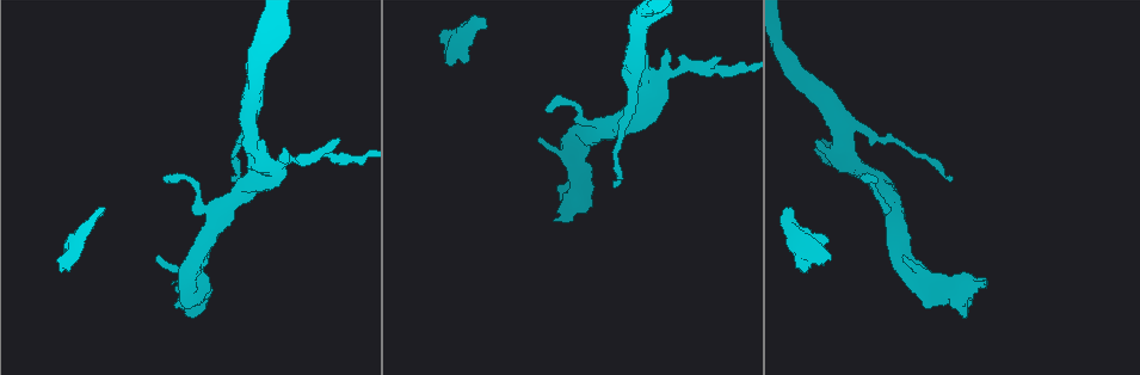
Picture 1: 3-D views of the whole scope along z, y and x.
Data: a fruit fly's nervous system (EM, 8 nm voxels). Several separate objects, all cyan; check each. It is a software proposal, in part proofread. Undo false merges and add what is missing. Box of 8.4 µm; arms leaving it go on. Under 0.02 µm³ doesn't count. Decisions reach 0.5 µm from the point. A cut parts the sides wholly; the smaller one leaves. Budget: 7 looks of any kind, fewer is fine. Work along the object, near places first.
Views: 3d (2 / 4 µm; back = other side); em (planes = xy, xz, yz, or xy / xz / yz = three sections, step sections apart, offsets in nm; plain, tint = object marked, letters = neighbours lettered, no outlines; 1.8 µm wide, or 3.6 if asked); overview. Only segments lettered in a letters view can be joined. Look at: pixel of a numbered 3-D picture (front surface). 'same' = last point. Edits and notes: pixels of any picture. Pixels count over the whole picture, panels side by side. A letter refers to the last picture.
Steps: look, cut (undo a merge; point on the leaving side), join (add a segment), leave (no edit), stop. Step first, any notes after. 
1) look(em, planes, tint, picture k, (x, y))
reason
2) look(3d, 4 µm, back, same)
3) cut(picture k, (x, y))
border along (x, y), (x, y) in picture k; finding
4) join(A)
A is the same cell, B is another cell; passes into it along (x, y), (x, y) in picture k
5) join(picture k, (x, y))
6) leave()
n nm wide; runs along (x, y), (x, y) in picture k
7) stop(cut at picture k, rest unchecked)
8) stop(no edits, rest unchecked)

look(3d, 2 µm, picture 1, (792, 207))
an open end

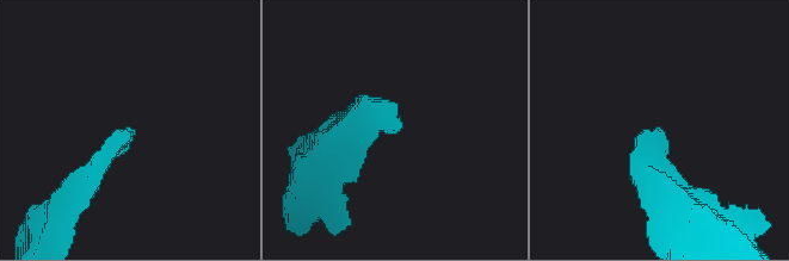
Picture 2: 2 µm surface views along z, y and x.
look(em, planes, letters, picture 2, (132, 129))

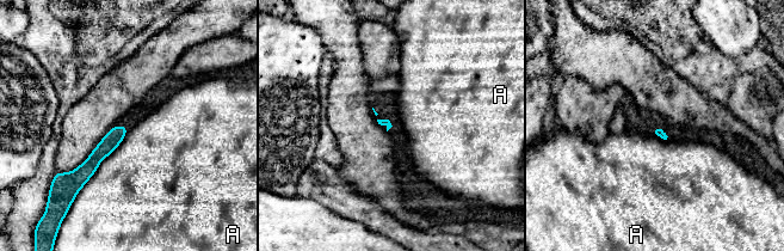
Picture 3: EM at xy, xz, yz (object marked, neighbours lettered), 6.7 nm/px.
leave()
A is another cell; runs along (122, 128), (80, 176), (79, 181) in picture 3; none of them fits

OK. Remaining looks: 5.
look(em, planes, letters, picture 1, (446, 40))
branch stops here

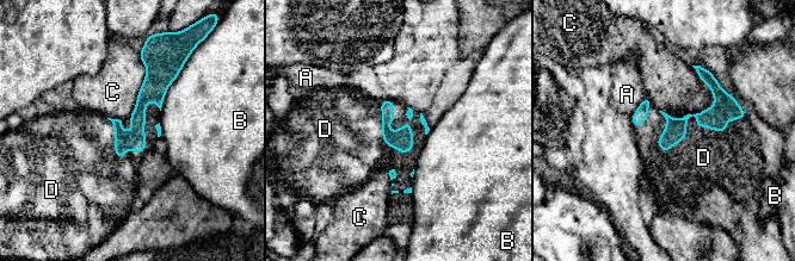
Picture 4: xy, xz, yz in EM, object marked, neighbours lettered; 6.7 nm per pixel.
join(D)
140 nm wide; C touches over 400 nm; D is the same cell, A, B and C are other cells; the neuron continues

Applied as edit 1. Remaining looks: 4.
look(em, planes, letters, picture 1, (987, 282))
branch stops here

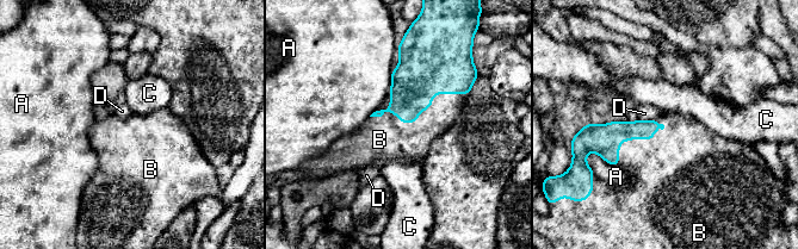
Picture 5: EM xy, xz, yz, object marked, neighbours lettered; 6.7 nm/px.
join(B)
B is the same cell, A, C and D are other cells; passes into it along (419, 76), (419, 113), (394, 141) in picture 5; it goes on there

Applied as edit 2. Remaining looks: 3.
stop(join at picture 4, join at picture 5, rest unchecked)

